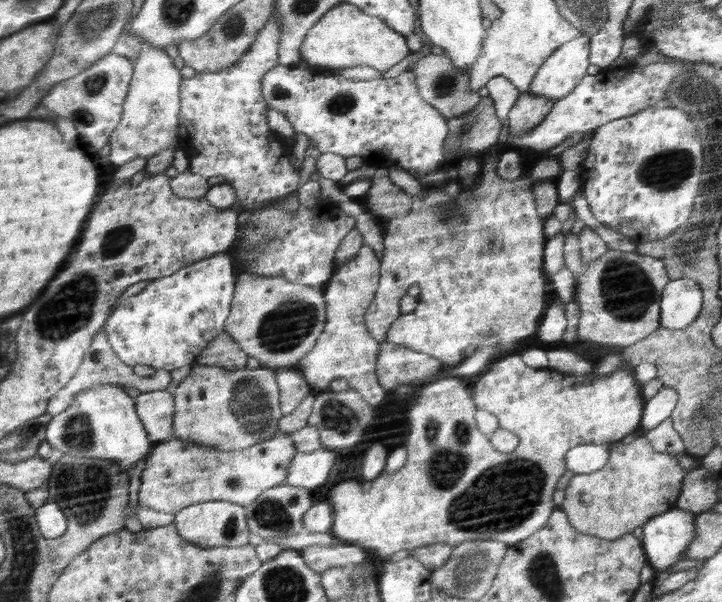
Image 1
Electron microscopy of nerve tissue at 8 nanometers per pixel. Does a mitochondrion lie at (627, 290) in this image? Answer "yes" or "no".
yes

